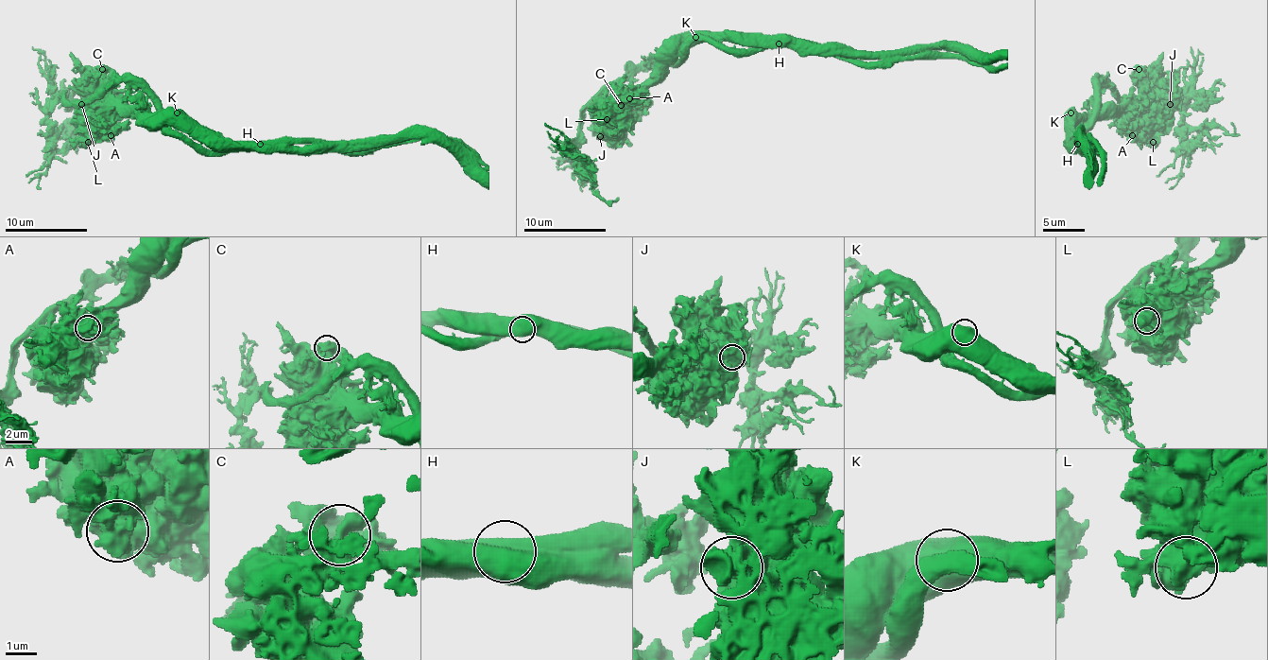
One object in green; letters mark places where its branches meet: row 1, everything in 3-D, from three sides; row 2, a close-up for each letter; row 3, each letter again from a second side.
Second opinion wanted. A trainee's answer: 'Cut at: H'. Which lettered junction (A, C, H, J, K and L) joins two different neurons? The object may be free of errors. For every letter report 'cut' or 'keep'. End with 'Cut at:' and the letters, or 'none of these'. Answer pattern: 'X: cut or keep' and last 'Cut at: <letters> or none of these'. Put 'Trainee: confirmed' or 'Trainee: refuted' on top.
Trainee: confirmed
A: keep
C: keep
H: cut
J: keep
K: keep
L: keep
Cut at: H

